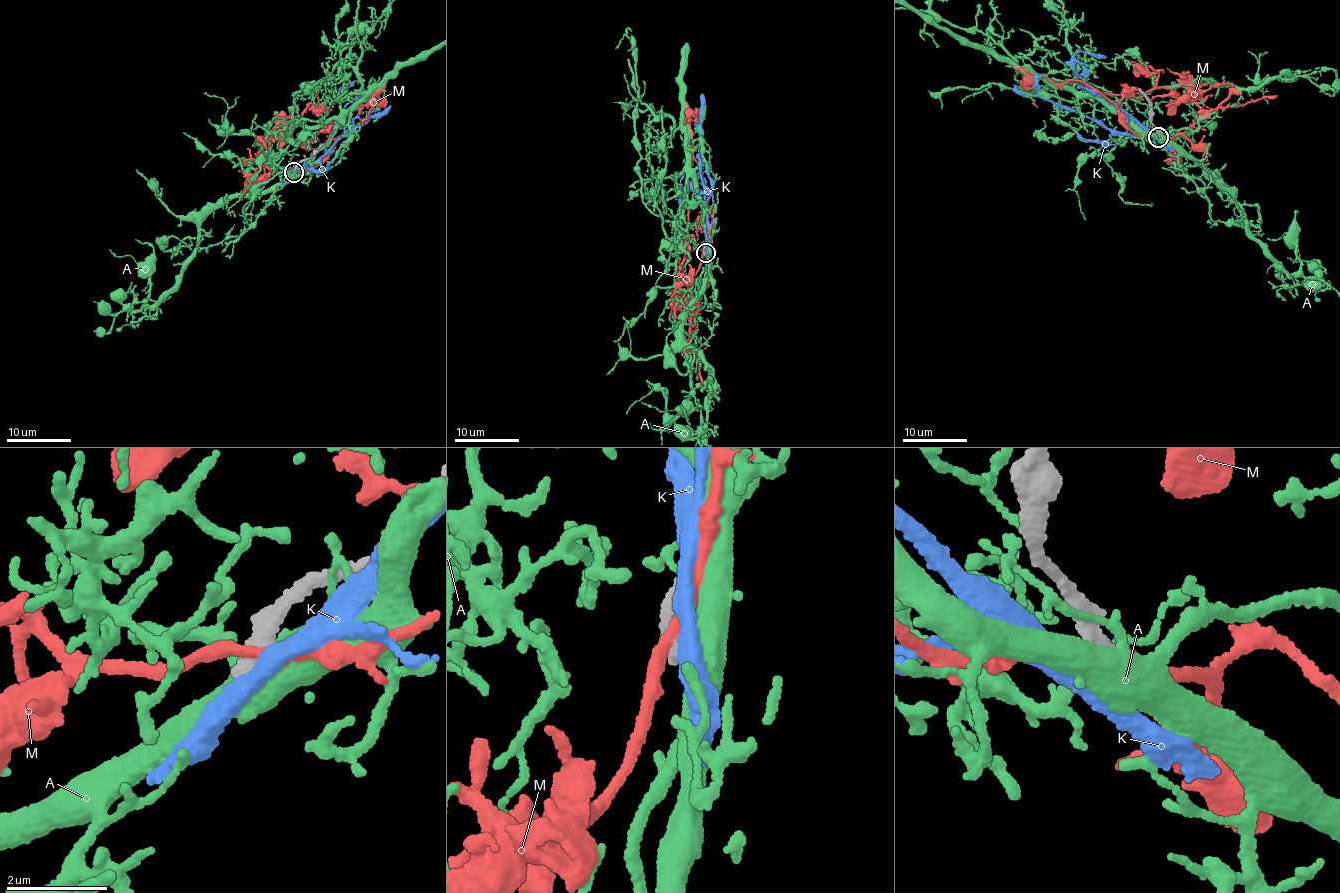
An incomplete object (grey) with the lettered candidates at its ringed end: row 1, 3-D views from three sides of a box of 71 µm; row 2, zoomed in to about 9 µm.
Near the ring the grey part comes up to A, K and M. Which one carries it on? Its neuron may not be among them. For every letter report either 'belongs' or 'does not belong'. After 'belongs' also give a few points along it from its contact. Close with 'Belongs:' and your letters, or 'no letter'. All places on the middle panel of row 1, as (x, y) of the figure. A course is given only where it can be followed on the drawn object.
A: does not belong
K: does not belong
M: does not belong
Belongs: no letter

